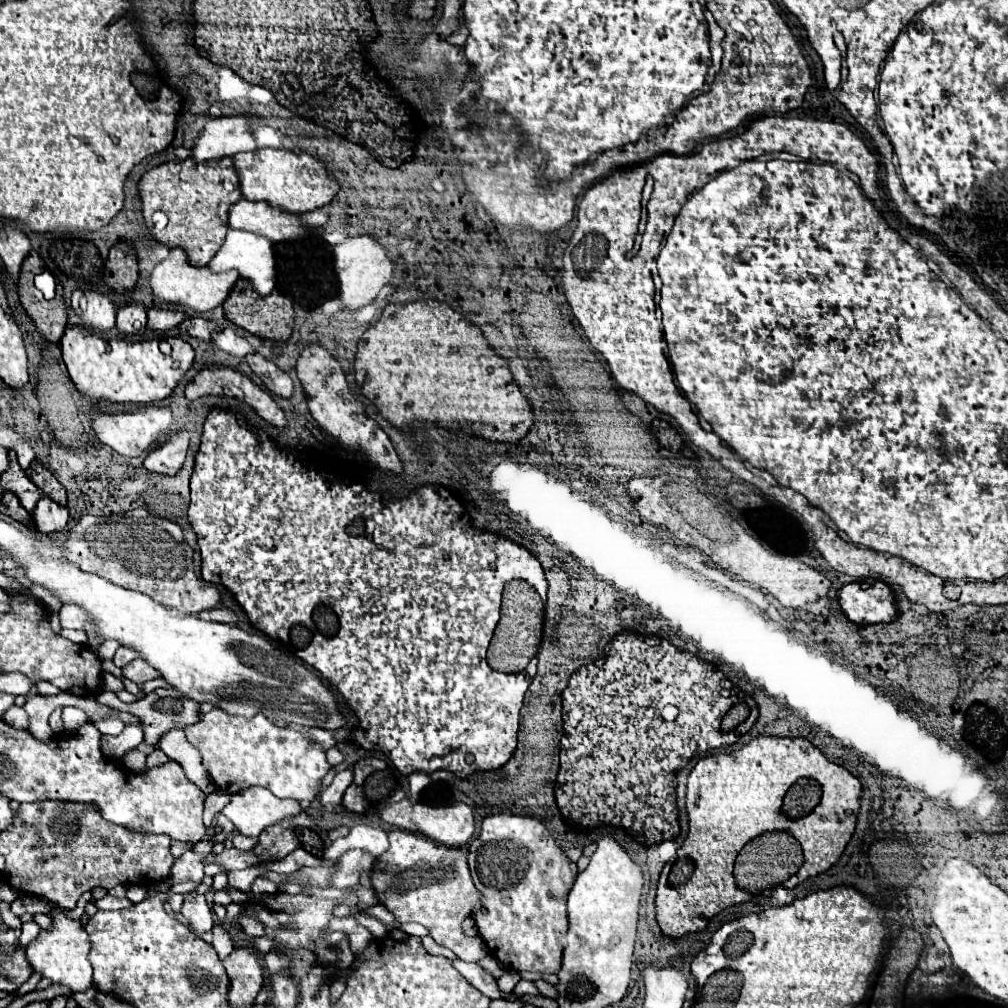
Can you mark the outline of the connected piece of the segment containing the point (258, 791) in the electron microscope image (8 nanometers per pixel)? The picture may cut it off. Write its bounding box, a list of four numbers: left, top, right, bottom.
[223,787,301,837]

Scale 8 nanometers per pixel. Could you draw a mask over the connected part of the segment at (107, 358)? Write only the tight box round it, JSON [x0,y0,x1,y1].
[61,325,195,405]

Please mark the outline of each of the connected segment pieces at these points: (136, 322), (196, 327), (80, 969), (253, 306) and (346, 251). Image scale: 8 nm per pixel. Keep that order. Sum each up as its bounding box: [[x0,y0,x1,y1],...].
[[117,305,147,335],[185,317,217,341],[25,913,93,993],[223,279,293,341],[333,235,393,311]]

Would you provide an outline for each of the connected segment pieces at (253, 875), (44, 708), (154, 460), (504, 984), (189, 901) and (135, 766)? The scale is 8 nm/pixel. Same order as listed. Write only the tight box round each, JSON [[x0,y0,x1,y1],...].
[[227,867,263,893],[23,697,57,743],[143,431,189,477],[497,971,517,993],[181,895,213,937],[123,749,147,773]]

